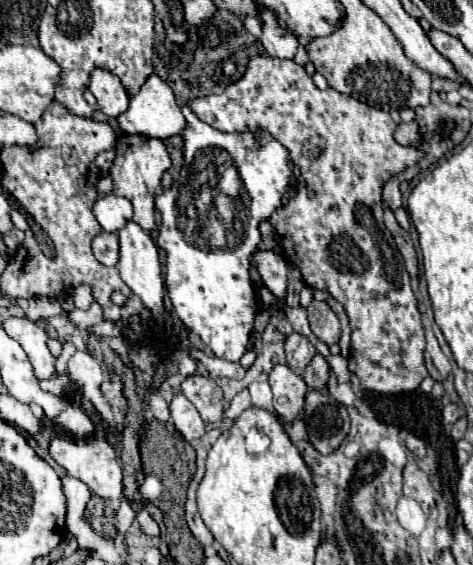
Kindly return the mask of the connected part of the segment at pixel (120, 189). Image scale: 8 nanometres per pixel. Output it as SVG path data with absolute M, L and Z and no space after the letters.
M120 136L116 142L116 160L110 168L110 176L114 180L114 194L124 196L134 206L134 222L152 232L156 228L154 220L154 196L160 190L160 178L170 168L170 156L162 144L162 140L148 136Z

